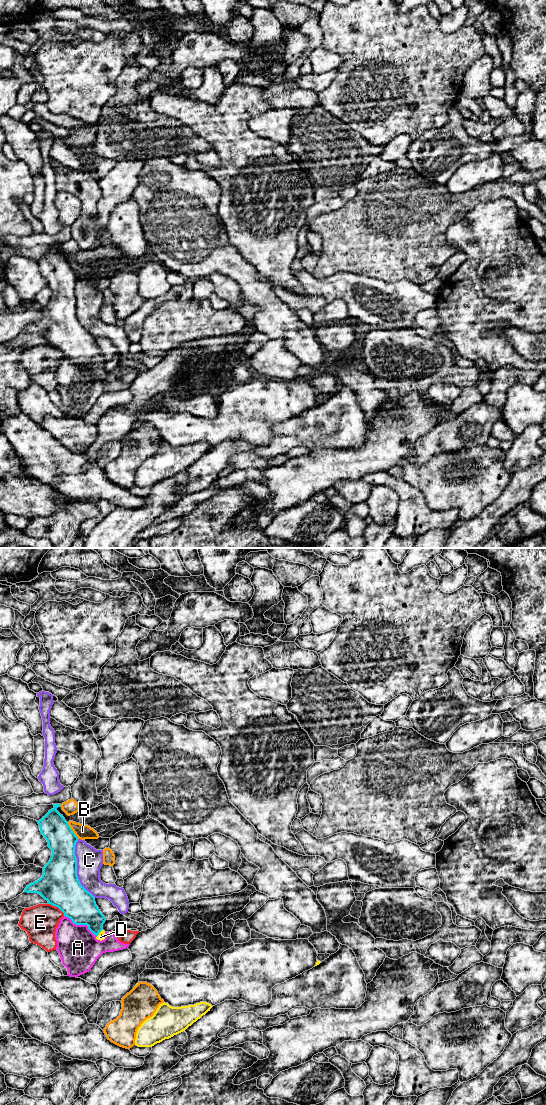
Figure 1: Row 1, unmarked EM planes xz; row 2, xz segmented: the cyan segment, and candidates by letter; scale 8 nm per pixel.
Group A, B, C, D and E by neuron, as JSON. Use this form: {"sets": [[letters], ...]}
{"sets": [["A"], ["B"], ["C"], ["D"], ["E"]]}

